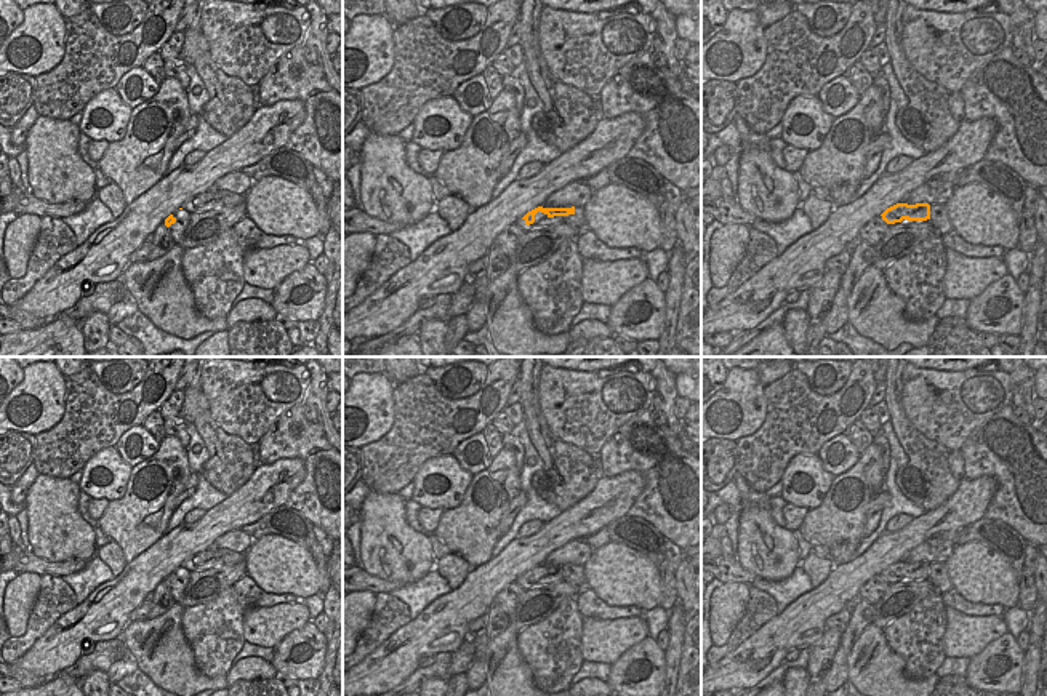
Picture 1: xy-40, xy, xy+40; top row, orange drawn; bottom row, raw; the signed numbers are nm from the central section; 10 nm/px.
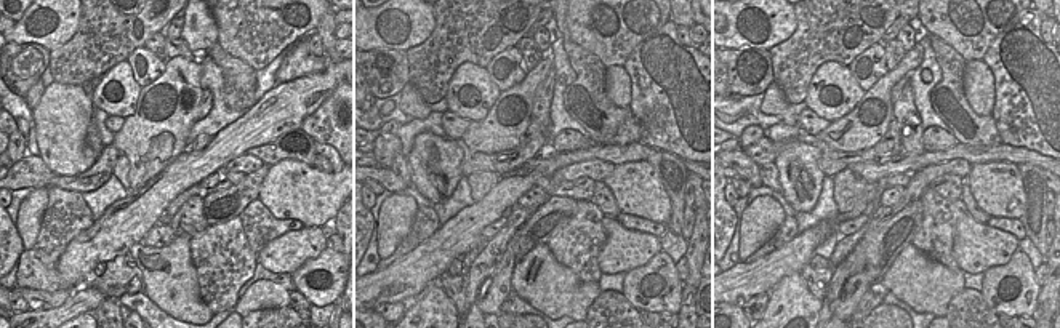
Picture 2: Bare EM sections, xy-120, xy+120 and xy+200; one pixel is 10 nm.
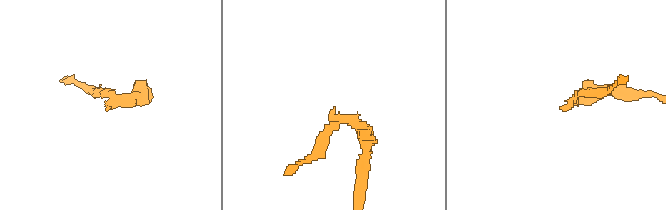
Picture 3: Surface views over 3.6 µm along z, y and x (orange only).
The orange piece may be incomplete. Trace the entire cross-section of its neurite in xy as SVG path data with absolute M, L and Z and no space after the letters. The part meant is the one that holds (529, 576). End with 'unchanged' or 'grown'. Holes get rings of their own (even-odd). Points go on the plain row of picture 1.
M554 552L538 566L528 570L522 578L525 579L527 584L530 584L535 581L535 573L538 570L544 571L548 576L575 573L575 563L578 560L581 558L568 558L560 552Z; grown

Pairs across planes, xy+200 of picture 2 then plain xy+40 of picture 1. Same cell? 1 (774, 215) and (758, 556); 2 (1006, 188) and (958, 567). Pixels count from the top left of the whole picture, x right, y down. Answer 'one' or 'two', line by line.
1: two
2: one

